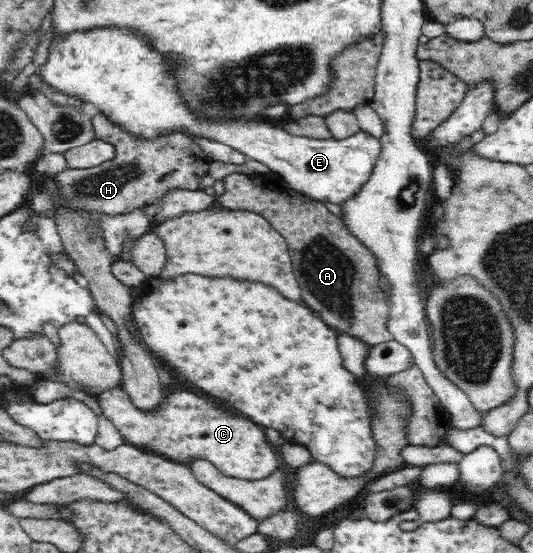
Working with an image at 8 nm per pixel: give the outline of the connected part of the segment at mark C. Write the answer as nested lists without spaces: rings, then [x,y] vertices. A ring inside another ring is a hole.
[[[112,388],[97,395],[103,414],[125,437],[126,442],[137,447],[150,446],[155,453],[161,453],[175,462],[188,463],[194,456],[212,462],[226,477],[262,481],[272,477],[280,469],[280,457],[265,440],[264,429],[236,417],[233,412],[204,401],[186,390],[164,394],[164,402],[156,415],[143,415],[129,404],[124,390]]]

